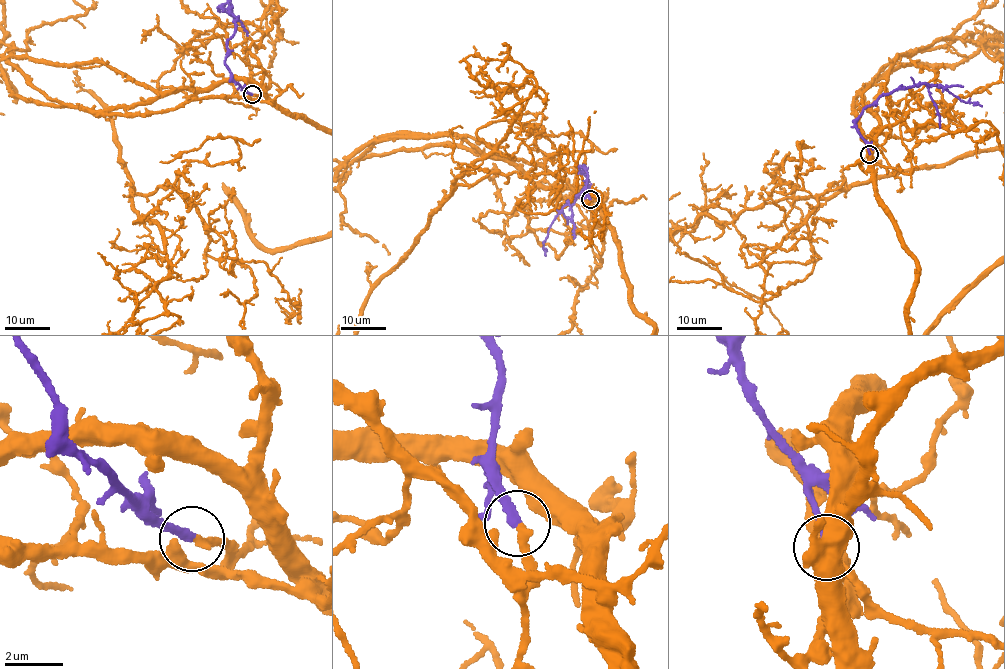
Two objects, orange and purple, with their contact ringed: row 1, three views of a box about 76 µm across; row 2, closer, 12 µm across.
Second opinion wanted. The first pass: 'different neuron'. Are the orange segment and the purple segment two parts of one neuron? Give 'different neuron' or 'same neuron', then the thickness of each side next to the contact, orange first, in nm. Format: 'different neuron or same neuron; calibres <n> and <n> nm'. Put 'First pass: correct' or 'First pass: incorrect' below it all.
same neuron; calibres 280 and 300 nm
First pass: incorrect

